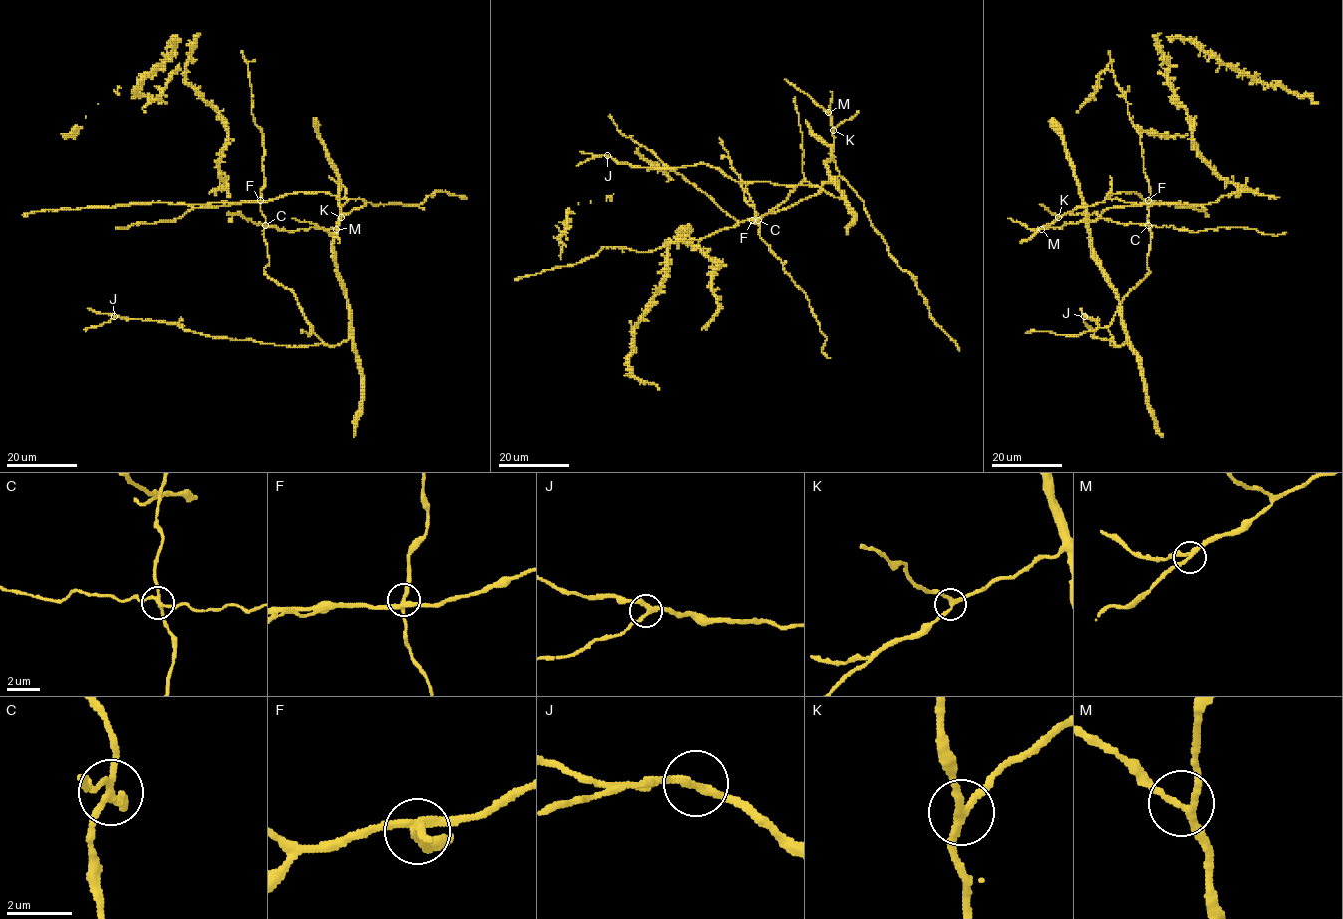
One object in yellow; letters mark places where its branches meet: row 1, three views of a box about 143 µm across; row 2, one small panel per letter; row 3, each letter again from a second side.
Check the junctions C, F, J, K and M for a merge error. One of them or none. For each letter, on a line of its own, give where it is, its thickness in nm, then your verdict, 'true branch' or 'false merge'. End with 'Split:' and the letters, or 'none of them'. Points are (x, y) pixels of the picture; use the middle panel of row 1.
C: at (758, 220); 200 nm thick; false merge
F: at (752, 220); 280 nm thick; true branch
J: at (607, 155); 240 nm thick; true branch
K: at (833, 130); 240 nm thick; true branch
M: at (828, 112); 200 nm thick; true branch
Split: C

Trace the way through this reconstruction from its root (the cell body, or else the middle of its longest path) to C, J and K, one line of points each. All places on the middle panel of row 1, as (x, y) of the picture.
C: (734, 227), (741, 221), (757, 220)
J: (734, 227), (759, 221), (803, 180), (815, 185), (737, 182), (702, 163), (654, 169), (607, 155)
K: (734, 227), (741, 221), (795, 205), (836, 178), (839, 171), (832, 154), (833, 130)

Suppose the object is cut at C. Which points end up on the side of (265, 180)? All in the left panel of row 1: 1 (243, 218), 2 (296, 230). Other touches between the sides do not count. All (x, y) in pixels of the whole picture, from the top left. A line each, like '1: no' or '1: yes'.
1: no
2: no

